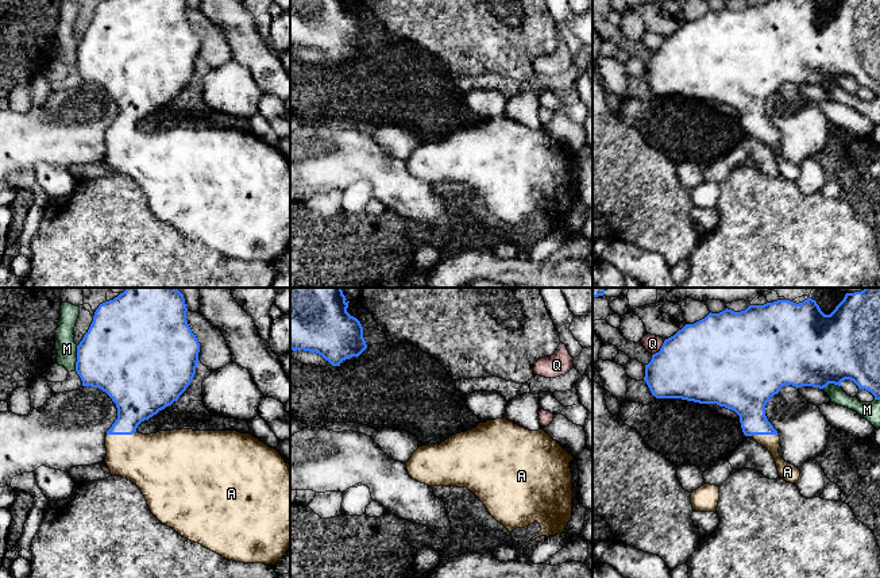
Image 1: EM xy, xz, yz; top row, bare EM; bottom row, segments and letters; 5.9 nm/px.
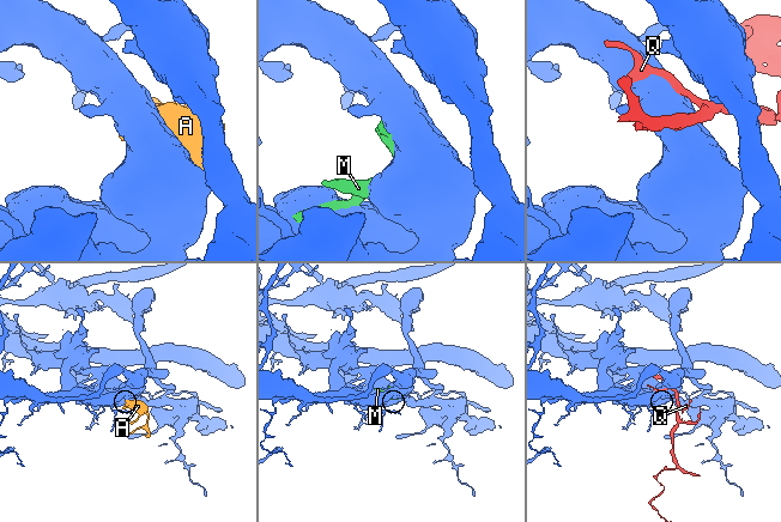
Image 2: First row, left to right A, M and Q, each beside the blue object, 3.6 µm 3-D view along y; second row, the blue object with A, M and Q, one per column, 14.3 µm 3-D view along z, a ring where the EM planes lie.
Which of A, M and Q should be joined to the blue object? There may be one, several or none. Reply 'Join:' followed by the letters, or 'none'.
Join: A

